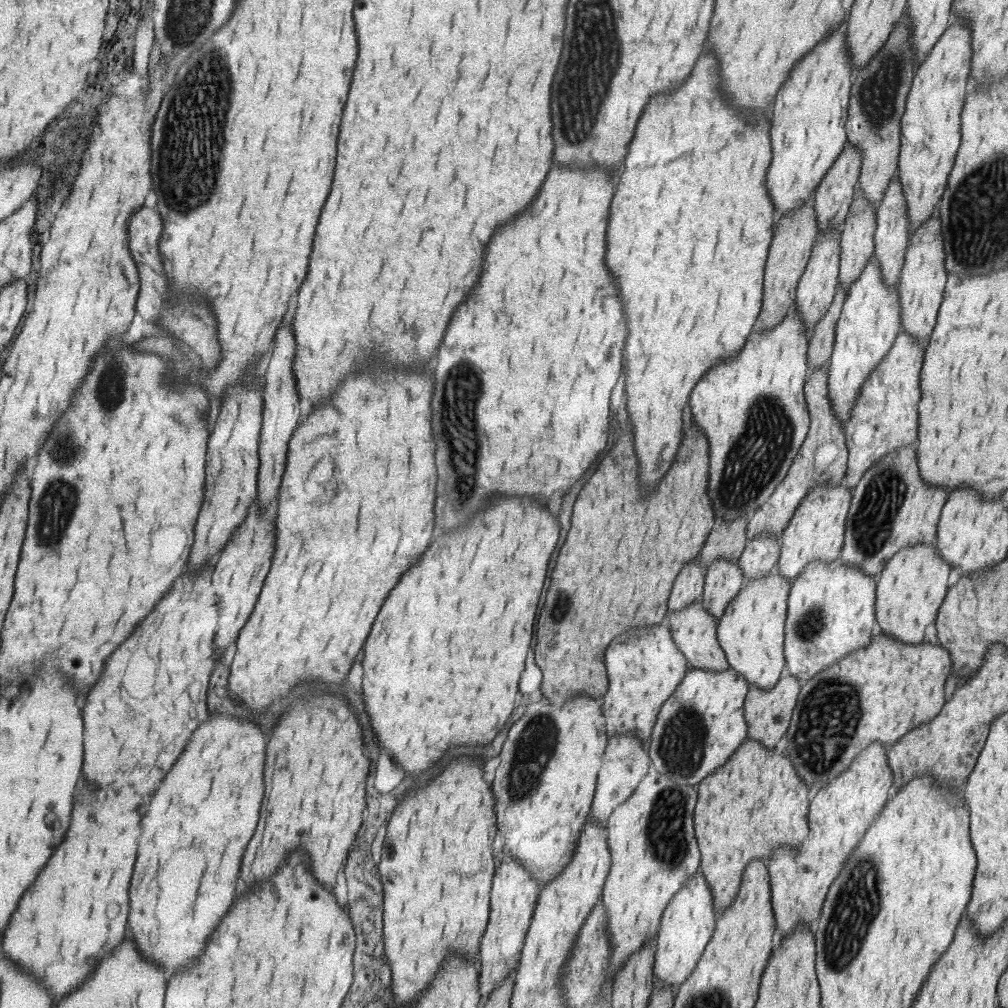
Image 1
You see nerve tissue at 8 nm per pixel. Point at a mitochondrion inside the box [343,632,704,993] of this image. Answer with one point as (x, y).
(534, 749)

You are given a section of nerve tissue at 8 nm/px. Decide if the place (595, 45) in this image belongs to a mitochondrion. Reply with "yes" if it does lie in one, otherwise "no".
yes

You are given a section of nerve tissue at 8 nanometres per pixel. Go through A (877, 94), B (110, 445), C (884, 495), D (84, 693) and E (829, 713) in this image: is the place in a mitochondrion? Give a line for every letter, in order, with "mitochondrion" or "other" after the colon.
A: mitochondrion
B: other
C: mitochondrion
D: other
E: mitochondrion

